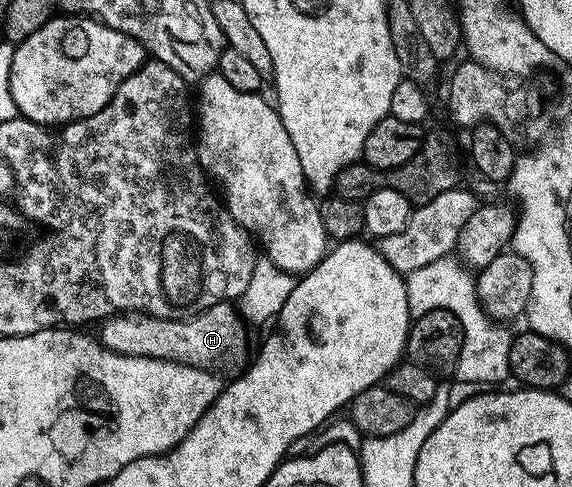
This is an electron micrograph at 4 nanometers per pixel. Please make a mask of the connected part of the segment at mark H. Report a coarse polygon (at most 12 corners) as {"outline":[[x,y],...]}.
{"outline":[[231,301],[161,319],[112,315],[97,340],[126,357],[198,369],[247,353]]}

